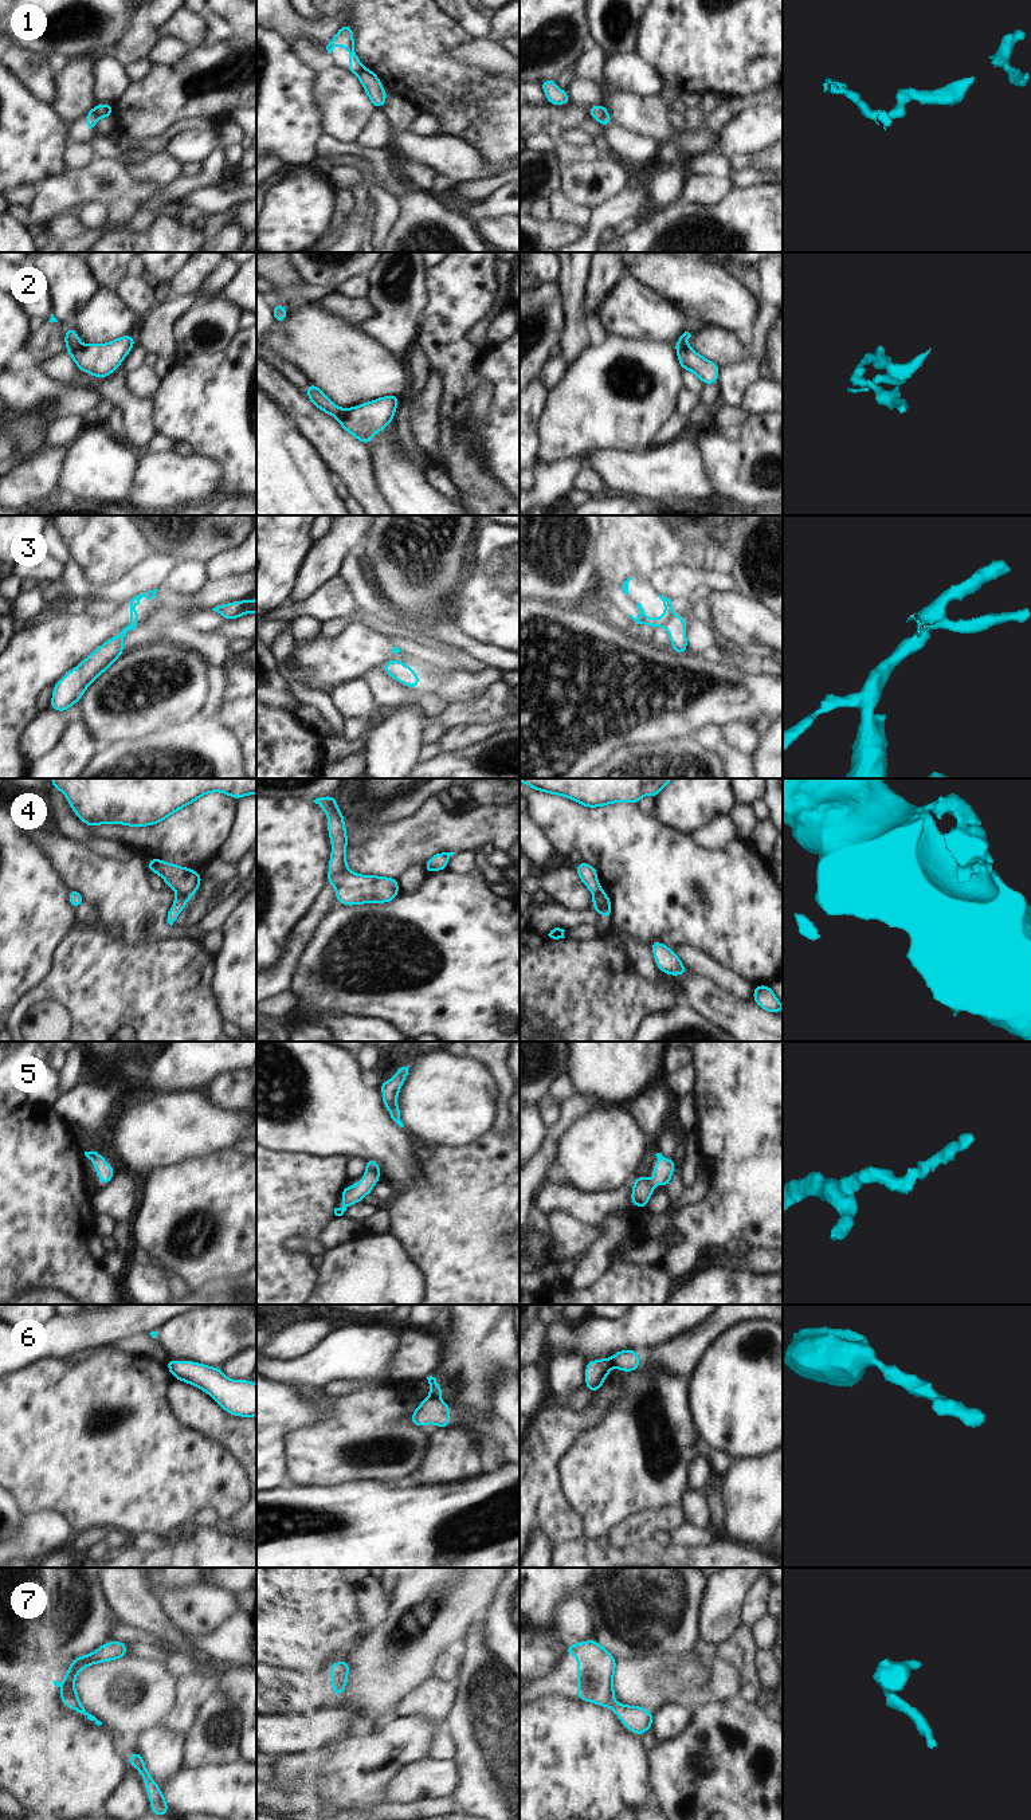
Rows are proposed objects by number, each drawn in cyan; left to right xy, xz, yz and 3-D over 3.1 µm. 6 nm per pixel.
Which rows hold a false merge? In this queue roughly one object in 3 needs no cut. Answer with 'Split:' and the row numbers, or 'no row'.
Split: 1, 2, 3, 4, 6

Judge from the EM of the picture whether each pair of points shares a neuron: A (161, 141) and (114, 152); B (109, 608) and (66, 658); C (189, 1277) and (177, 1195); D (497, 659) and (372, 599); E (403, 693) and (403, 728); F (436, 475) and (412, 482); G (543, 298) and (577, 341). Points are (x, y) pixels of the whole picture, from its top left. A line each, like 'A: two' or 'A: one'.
A: two
B: two
C: one
D: one
E: two
F: two
G: two

